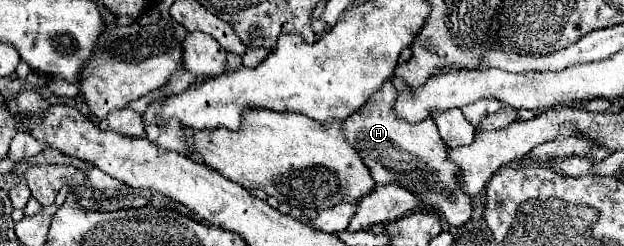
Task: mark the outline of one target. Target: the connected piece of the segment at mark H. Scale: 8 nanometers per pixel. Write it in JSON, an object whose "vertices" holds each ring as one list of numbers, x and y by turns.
{"vertices":[[385,81,373,97,359,107,351,117,343,121,343,133,347,141,361,153,377,185,397,183,399,187,415,193,423,209,443,213,445,221,453,227,463,225,471,219,475,203,473,197,463,193,457,179,459,167,449,159,449,149,437,133,433,119,421,123,407,123,395,117,393,103,397,91,391,81]]}

